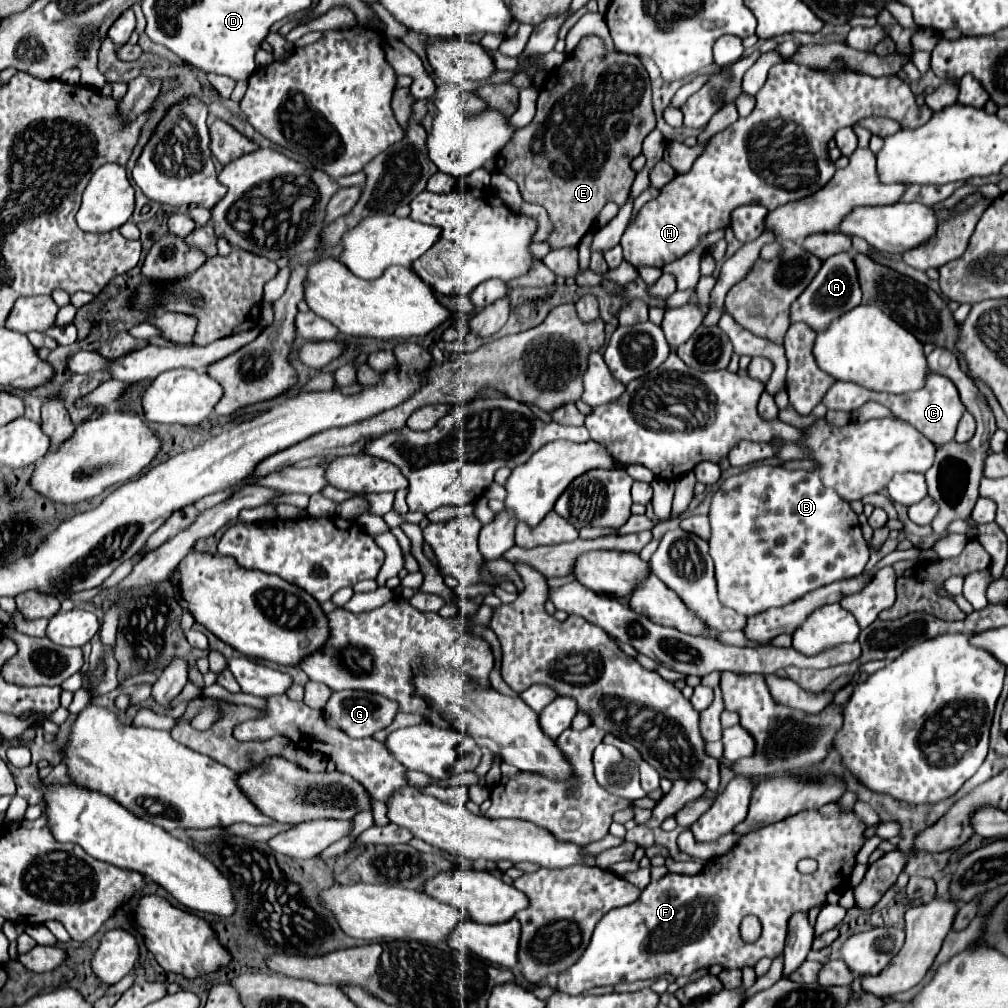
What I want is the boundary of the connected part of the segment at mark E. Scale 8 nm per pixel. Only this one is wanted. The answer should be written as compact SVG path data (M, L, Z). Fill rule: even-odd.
M585 36L573 54L547 76L537 98L537 114L533 122L511 136L497 156L497 170L519 184L519 192L525 202L539 204L547 210L553 224L553 232L549 236L553 242L549 244L551 250L577 246L609 200L621 206L629 198L629 190L635 180L631 160L641 154L641 142L653 128L655 112L651 104L651 82L641 60L607 50L605 40L599 36ZM531 174L535 174L535 182L539 184L537 192L525 186L525 178Z

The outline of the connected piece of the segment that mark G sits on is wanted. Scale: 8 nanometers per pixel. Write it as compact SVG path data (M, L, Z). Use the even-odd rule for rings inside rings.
M355 690L333 692L331 698L327 700L325 710L323 710L325 724L329 728L343 730L351 738L373 736L375 732L391 726L395 714L397 714L397 704L393 704L391 700L385 700L385 696L377 696L377 694L369 694L369 692L359 692L359 690L357 692Z

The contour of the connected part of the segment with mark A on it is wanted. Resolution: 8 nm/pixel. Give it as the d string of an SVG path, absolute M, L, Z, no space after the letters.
M841 252L823 262L821 270L805 288L805 292L793 302L791 322L807 322L815 332L819 332L821 328L827 328L837 316L843 316L857 304L861 304L861 286L857 278L857 266L849 252Z

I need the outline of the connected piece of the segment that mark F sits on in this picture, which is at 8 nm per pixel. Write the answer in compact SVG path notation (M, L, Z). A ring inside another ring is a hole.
M833 802L833 804L827 804L825 808L821 810L805 810L805 812L799 812L795 816L789 816L785 820L779 820L779 822L773 822L773 824L767 824L759 830L753 830L751 834L747 834L731 852L719 856L719 858L713 858L705 864L703 872L695 874L695 876L687 876L687 874L675 874L675 872L669 872L665 874L661 880L657 882L651 882L639 896L639 900L635 900L633 904L629 906L621 906L621 908L615 908L615 910L609 910L596 925L591 937L591 942L587 946L587 950L583 952L583 956L573 964L569 966L567 970L559 972L557 974L557 984L555 984L555 990L557 992L565 992L565 994L583 994L595 986L615 986L619 982L635 982L635 980L655 980L663 974L673 974L673 976L689 976L691 972L699 970L699 968L707 968L707 966L713 966L713 964L723 964L725 968L745 968L745 966L755 966L757 960L761 958L777 958L781 952L783 952L783 944L785 944L785 936L787 936L787 922L789 922L789 916L797 910L809 910L813 908L815 904L823 902L825 900L825 894L833 888L839 888L843 884L843 880L847 882L849 876L851 876L851 870L855 866L855 854L861 850L863 846L863 830L865 830L865 824L859 822L859 818L855 816L855 812L843 812L839 810L839 806ZM803 858L813 858L819 862L819 868L813 872L813 874L801 874L797 870L797 862L803 860ZM747 914L755 914L761 924L763 924L763 934L757 942L753 944L745 944L739 936L739 924L741 920L747 916Z

